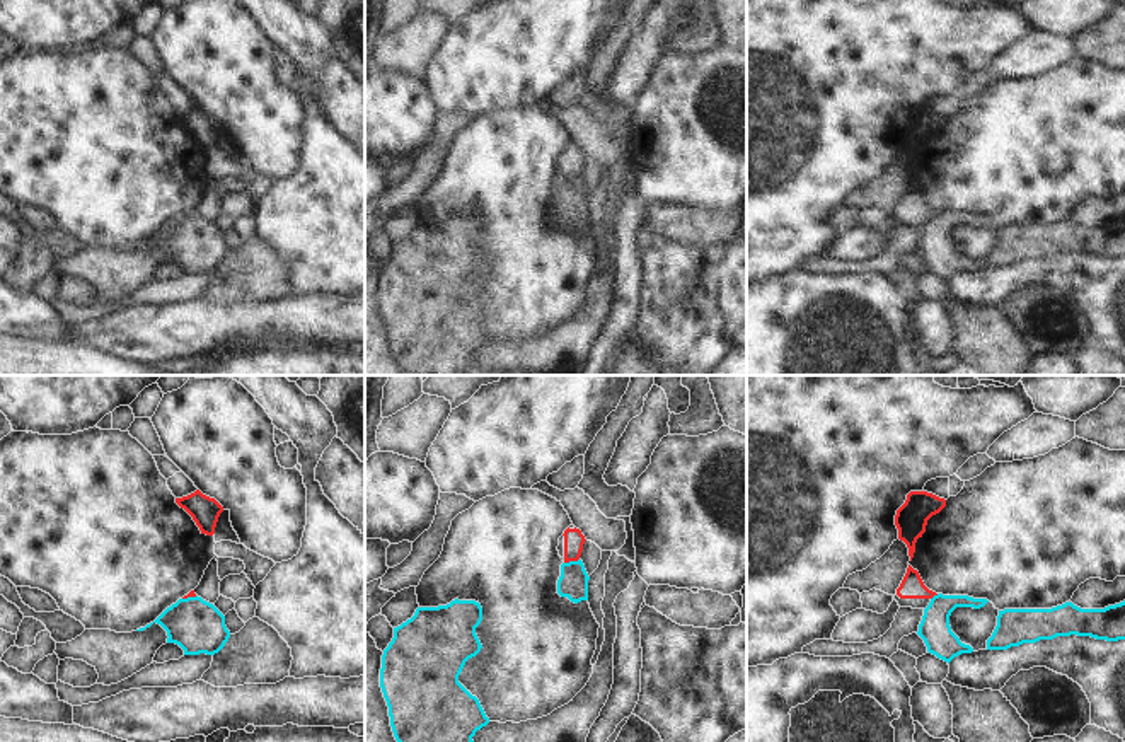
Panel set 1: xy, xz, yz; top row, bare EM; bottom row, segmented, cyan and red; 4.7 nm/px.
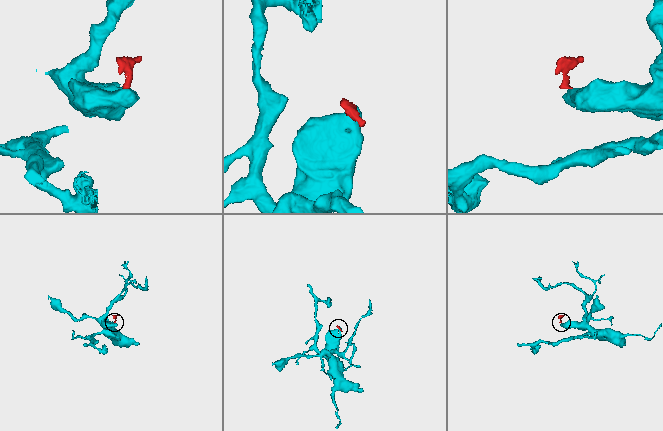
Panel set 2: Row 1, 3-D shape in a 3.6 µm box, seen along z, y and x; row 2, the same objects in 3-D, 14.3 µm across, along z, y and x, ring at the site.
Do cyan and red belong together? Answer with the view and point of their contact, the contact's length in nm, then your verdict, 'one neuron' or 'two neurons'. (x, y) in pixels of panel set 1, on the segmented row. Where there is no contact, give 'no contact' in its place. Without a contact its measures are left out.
meets cyan in xz at (571, 562); contact 80 nm long; two neurons

